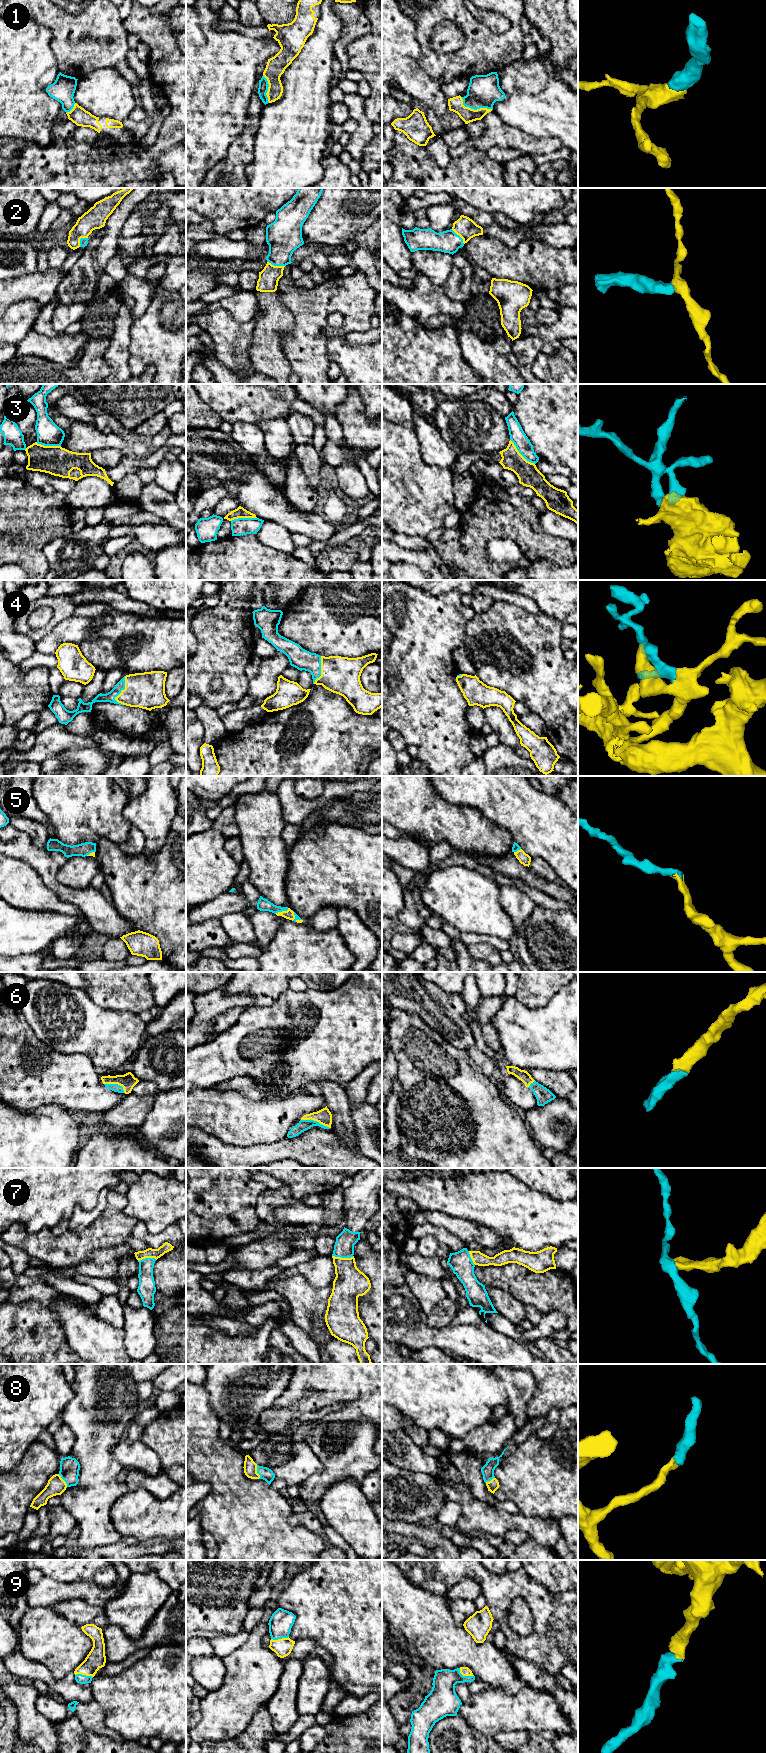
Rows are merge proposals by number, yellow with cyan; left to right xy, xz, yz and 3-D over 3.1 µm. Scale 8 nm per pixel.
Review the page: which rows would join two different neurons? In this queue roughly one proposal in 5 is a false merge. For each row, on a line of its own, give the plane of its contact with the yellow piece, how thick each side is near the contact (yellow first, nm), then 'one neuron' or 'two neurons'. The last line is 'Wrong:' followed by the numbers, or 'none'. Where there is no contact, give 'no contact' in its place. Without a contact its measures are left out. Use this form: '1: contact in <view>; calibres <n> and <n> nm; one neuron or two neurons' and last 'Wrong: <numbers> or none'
1: contact in yz; calibres 120 and 260 nm; one neuron
2: contact in xz; calibres 160 and 280 nm; one neuron
3: contact in yz; calibres 170 and 120 nm; two neurons
4: contact in xy; calibres 300 and 80 nm; one neuron
5: contact in xz; calibres 80 and 100 nm; one neuron
6: contact in xz; calibres 120 and 90 nm; one neuron
7: contact in xz; calibres 260 and 160 nm; one neuron
8: contact in xz; calibres 110 and 100 nm; one neuron
9: contact in yz; calibres 80 and 220 nm; one neuron
Wrong: 3

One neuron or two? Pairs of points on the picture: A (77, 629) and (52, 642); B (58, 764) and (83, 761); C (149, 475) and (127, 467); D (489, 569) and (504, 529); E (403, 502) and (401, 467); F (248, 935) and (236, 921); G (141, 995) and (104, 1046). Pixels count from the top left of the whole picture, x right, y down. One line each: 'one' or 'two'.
A: one
B: one
C: two
D: one
E: one
F: one
G: two

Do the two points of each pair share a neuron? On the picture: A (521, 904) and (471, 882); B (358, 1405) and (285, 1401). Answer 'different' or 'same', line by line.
A: different
B: same

